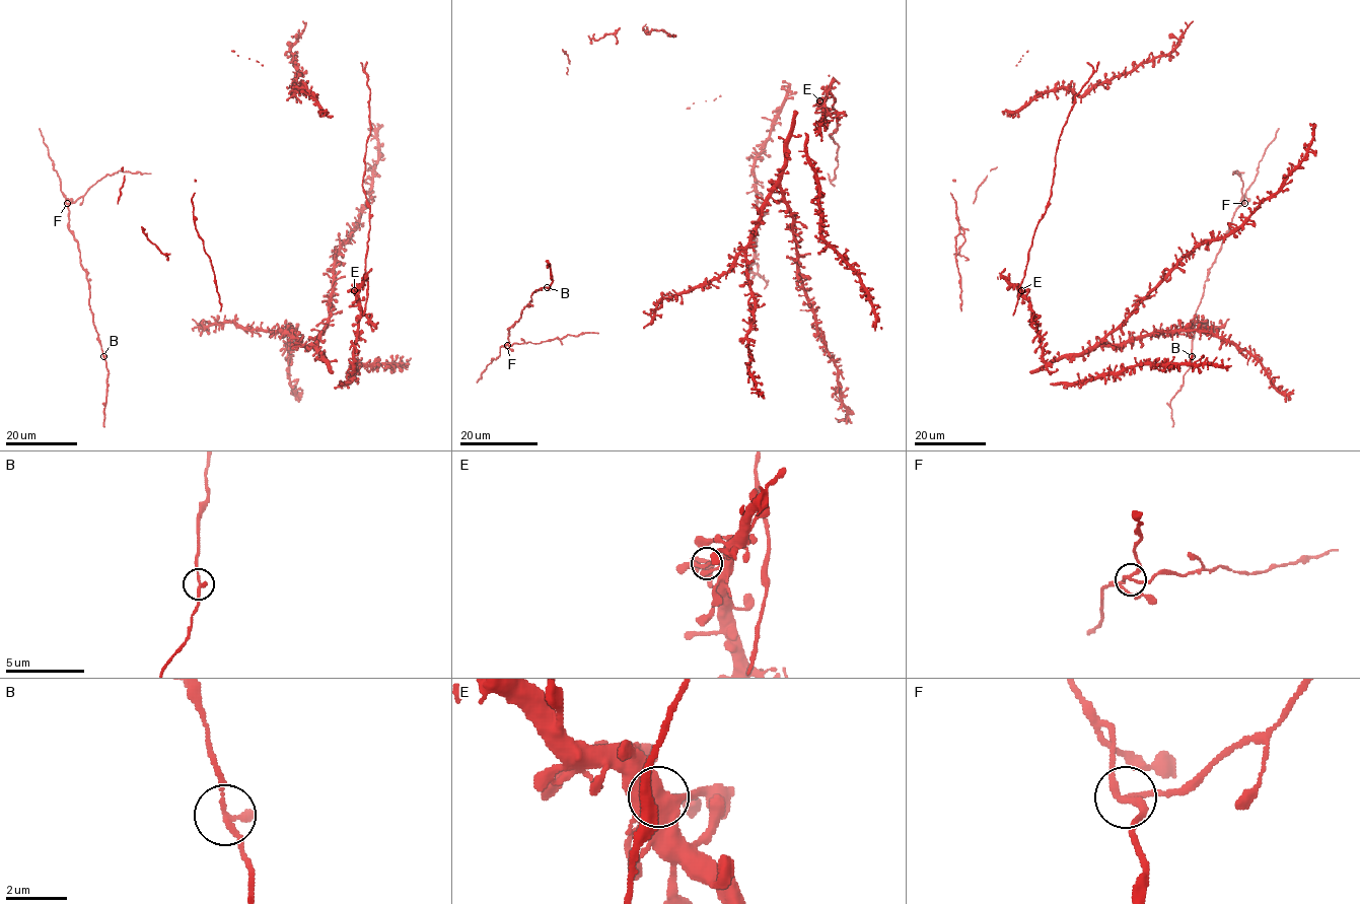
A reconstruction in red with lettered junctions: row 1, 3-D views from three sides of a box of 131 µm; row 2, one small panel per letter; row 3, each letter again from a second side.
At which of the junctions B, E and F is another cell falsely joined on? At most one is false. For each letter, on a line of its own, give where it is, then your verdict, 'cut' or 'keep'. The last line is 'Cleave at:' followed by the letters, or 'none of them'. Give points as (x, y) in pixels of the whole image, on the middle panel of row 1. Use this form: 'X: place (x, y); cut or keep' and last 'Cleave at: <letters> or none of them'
B: place (547, 287); keep
E: place (819, 100); keep
F: place (507, 345); cut
Cleave at: F

